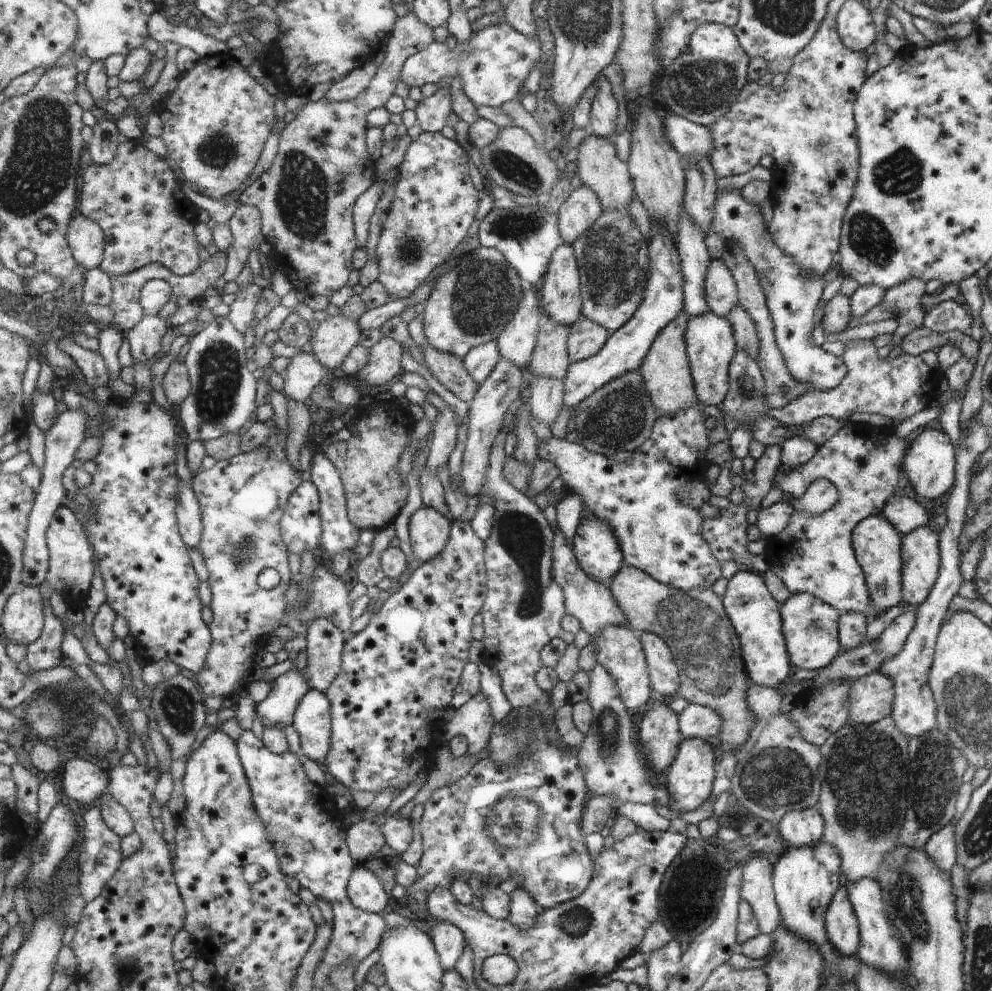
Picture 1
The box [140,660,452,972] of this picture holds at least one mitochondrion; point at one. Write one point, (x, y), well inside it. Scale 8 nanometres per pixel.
(177, 703)

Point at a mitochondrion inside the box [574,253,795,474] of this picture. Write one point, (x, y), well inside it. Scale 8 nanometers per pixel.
(618, 416)

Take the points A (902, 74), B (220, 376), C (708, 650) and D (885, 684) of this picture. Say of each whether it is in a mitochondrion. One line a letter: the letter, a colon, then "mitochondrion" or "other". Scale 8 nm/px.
A: other
B: mitochondrion
C: mitochondrion
D: other

